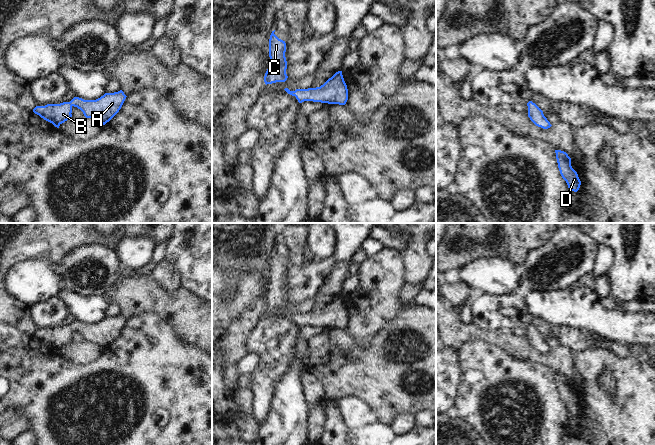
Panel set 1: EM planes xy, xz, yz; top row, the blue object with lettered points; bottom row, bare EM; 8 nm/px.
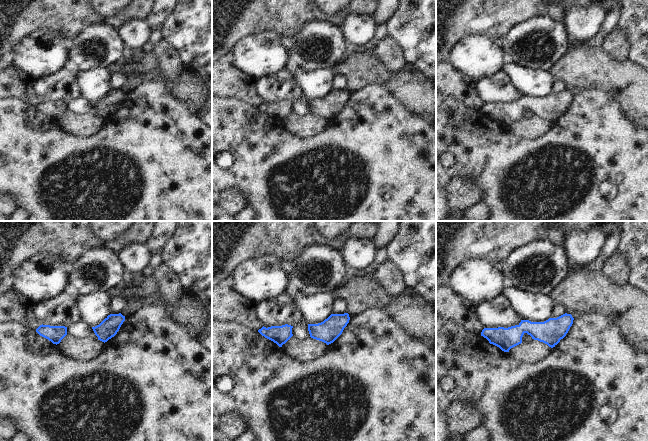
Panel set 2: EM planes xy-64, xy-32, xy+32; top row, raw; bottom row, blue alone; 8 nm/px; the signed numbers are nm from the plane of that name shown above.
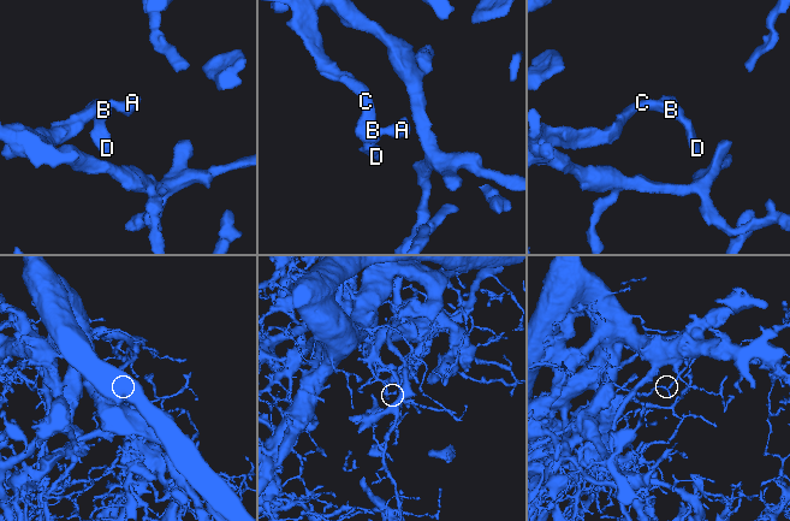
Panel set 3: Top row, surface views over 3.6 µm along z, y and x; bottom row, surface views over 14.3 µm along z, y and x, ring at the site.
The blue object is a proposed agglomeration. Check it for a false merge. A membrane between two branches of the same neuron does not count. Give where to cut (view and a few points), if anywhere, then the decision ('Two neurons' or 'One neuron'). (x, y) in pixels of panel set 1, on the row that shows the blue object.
No split. One neuron

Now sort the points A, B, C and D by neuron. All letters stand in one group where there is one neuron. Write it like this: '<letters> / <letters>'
A B C D

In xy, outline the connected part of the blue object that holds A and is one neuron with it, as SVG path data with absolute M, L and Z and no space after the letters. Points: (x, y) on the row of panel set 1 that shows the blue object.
M122 90L105 93L96 100L74 97L70 102L36 106L33 112L59 128L62 123L72 117L72 107L74 106L80 109L86 118L92 118L105 125L119 112L126 97Z

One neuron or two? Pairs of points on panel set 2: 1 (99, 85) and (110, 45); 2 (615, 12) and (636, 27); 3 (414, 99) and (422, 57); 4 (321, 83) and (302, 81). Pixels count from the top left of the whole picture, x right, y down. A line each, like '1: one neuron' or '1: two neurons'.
1: two neurons
2: two neurons
3: two neurons
4: one neuron

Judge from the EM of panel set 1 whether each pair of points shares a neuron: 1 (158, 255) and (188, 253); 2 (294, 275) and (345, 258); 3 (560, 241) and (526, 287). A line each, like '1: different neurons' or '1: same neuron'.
1: different neurons
2: different neurons
3: same neuron

